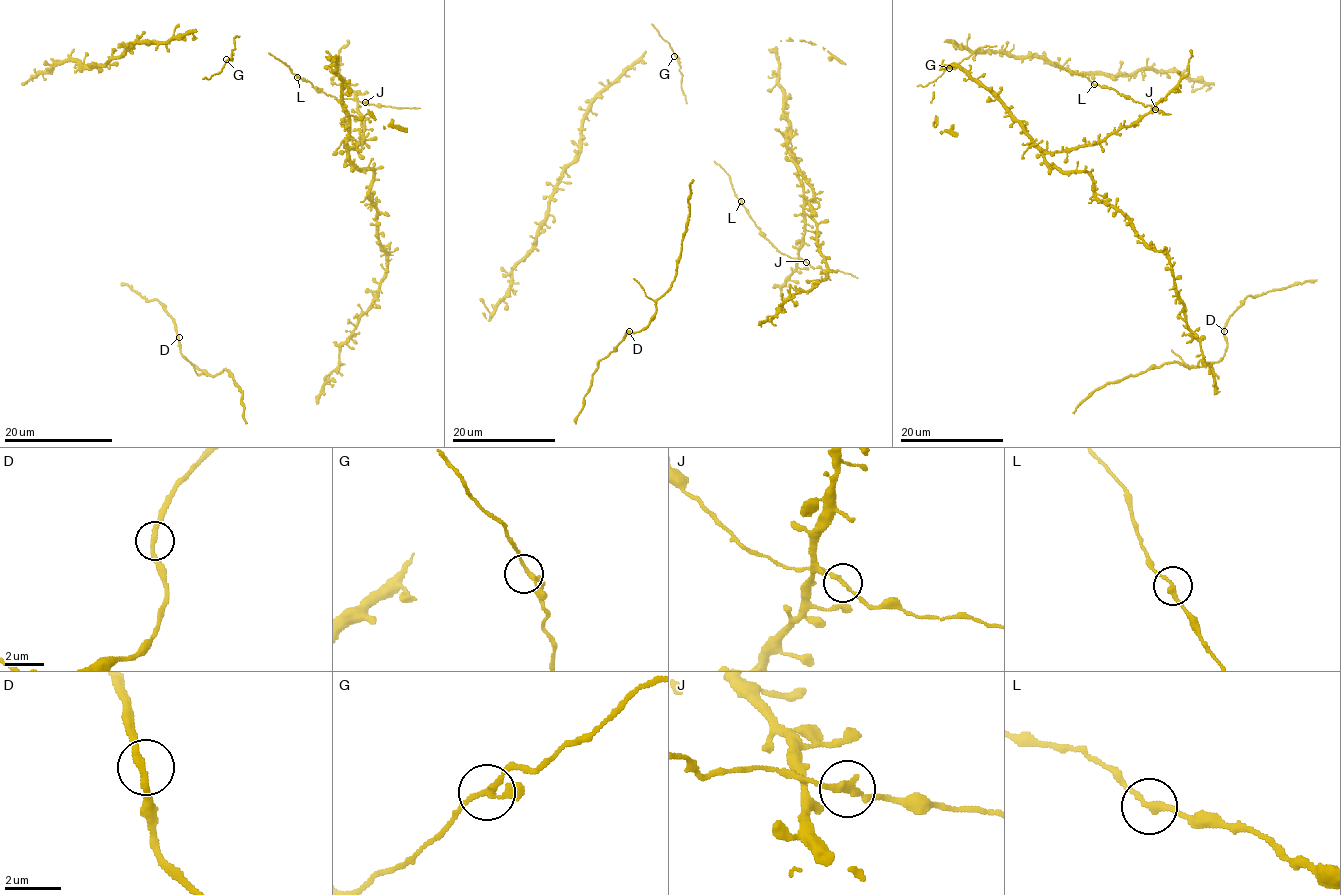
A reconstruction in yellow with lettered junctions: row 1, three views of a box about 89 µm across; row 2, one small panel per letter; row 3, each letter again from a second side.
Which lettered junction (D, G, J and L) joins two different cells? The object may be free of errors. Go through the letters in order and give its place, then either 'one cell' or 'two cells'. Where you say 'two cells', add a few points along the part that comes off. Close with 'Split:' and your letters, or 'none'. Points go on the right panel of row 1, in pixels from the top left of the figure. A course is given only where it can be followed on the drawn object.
D: (1224, 331) | one cell
G: (949, 68) | one cell
J: (1155, 109) | one cell
L: (1094, 84) | one cell
Split: none

